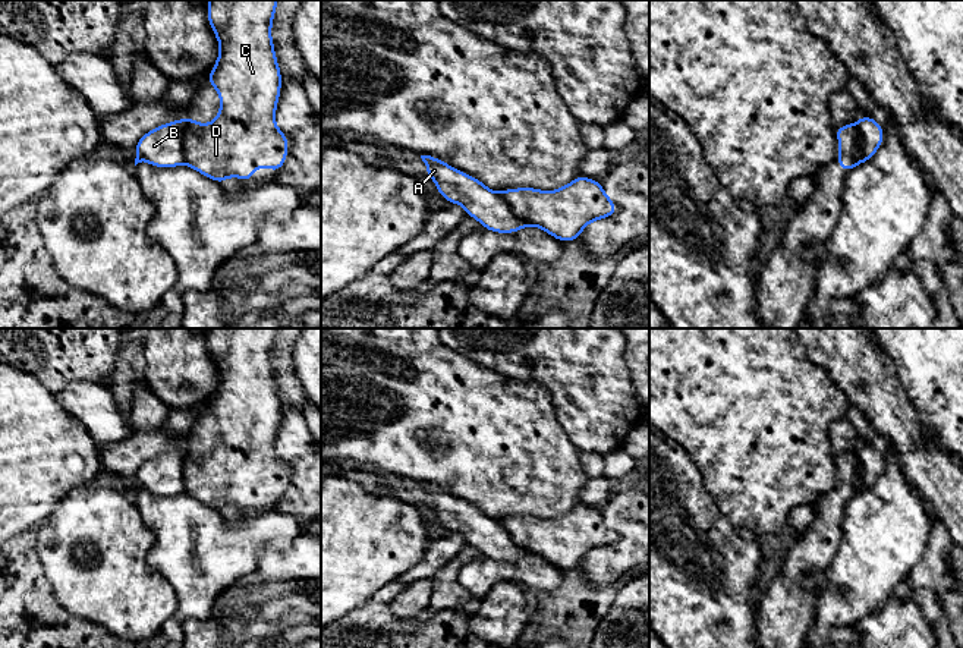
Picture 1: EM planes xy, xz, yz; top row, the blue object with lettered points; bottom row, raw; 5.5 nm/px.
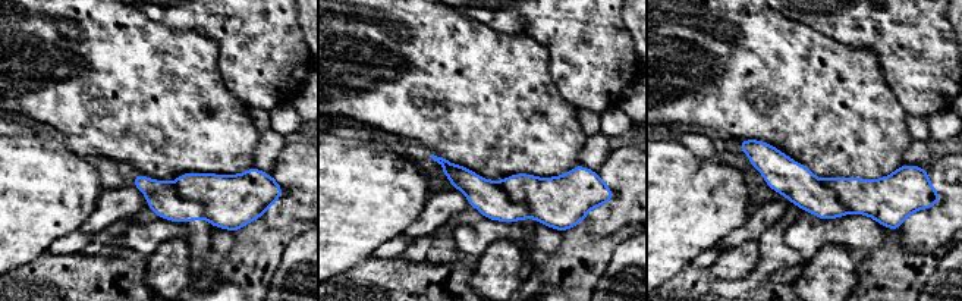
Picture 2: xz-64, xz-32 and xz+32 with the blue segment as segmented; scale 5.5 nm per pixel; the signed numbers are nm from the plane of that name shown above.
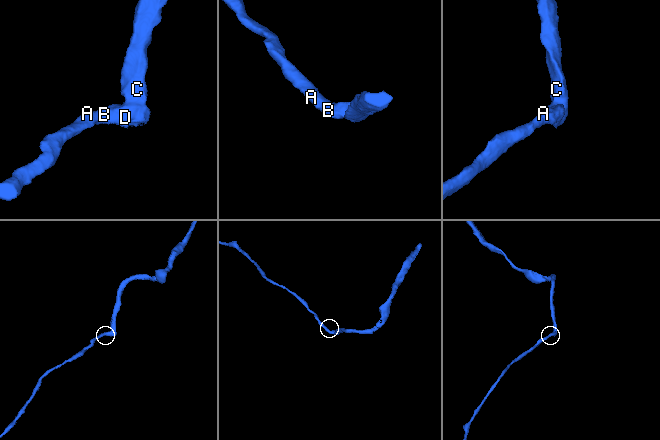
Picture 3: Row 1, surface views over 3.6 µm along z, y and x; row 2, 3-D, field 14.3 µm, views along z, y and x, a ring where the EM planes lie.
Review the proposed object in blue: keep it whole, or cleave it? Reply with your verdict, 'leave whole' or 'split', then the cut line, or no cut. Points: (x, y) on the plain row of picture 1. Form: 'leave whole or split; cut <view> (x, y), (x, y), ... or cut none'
split; cut xy (192, 447), (183, 469), (183, 490)

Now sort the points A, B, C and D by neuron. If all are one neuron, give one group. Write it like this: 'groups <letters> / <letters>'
groups A B / C D

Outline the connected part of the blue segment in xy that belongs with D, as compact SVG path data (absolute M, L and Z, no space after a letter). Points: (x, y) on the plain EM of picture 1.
M208 328L208 350L220 372L208 412L217 418L221 432L211 452L201 453L192 447L183 476L185 493L220 513L227 506L251 510L259 496L270 496L276 503L287 487L290 469L276 453L281 400L271 355L277 331L278 328Z

